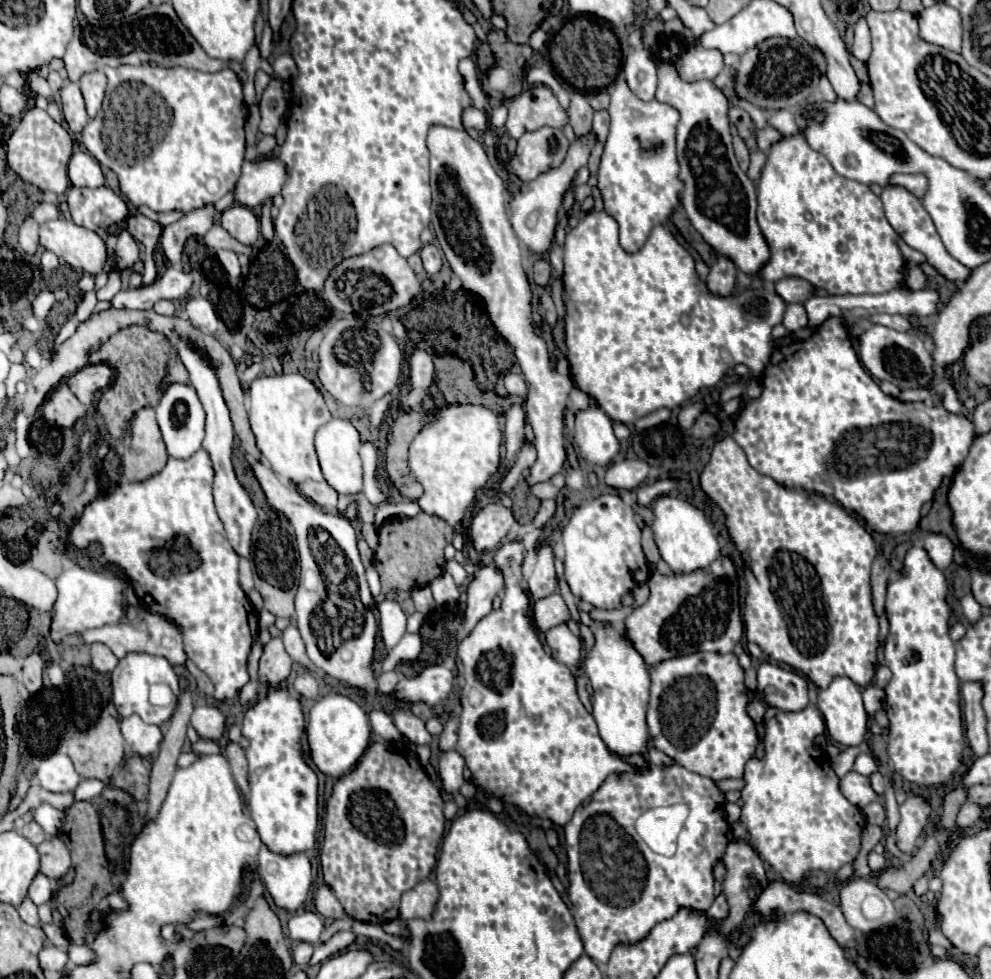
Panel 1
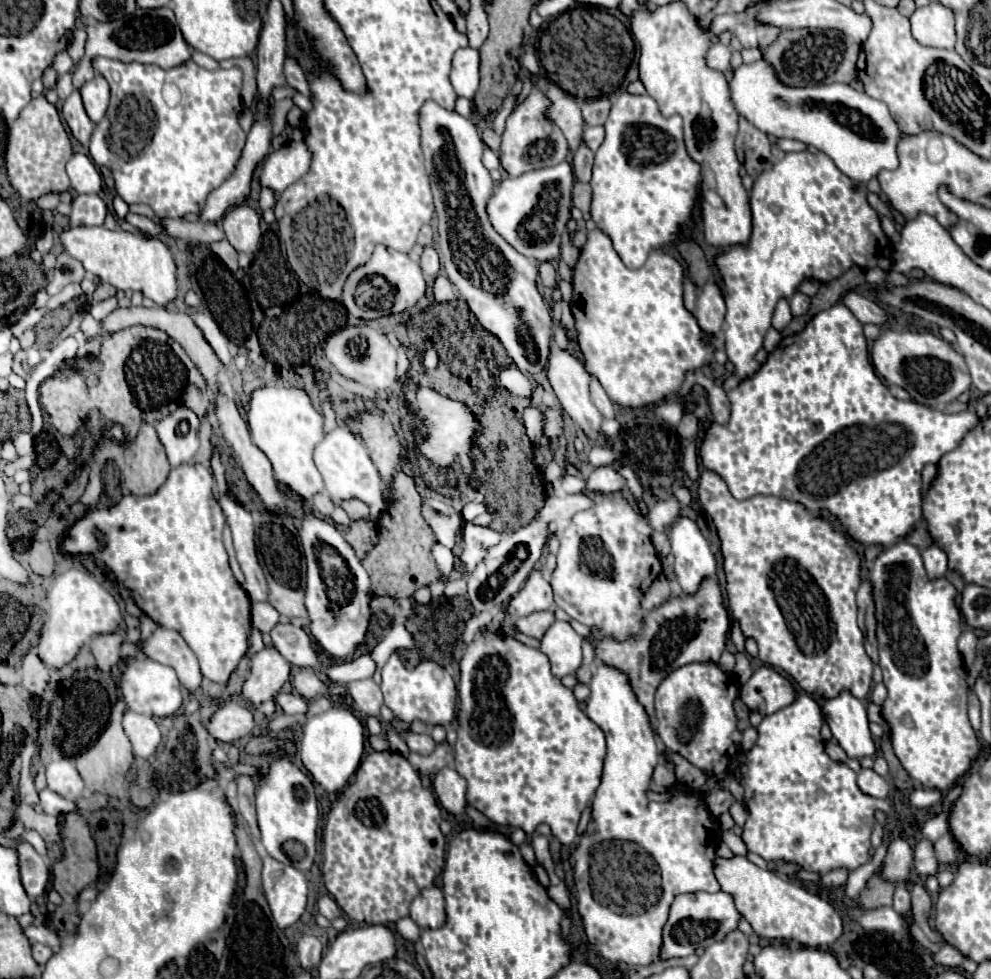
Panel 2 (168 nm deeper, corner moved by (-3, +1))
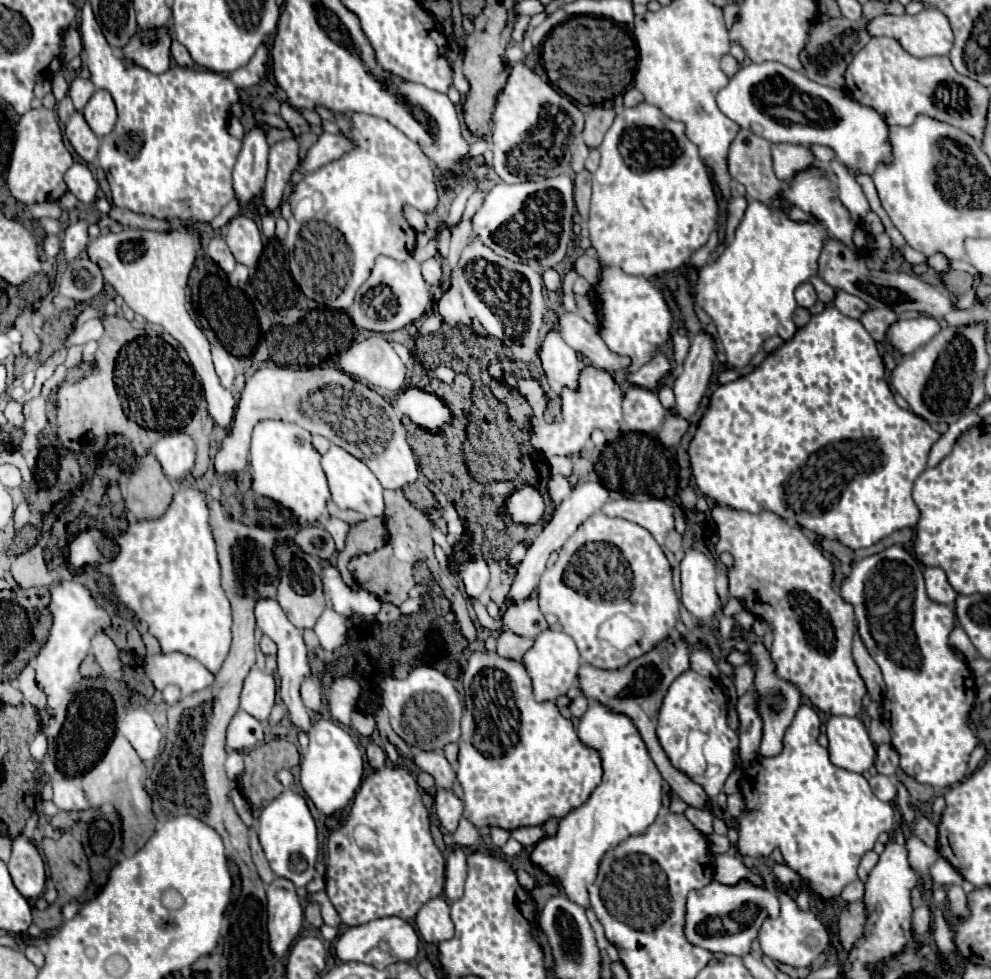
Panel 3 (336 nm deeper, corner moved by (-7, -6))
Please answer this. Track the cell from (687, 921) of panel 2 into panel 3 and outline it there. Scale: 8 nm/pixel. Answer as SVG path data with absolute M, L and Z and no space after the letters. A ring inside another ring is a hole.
M713 880L705 888L689 892L683 932L689 944L705 948L713 954L745 956L751 942L757 938L763 920L767 916L775 916L775 912L779 912L779 900L775 900L773 892L767 892L765 888L751 888L751 884L727 888L725 884Z

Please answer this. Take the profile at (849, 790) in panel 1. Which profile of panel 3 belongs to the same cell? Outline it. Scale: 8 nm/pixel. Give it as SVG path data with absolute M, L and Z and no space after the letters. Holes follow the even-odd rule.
M883 774L871 776L869 786L871 786L873 794L883 802L891 802L897 796L897 788L895 788L895 784L893 784L893 780L889 776L883 776Z

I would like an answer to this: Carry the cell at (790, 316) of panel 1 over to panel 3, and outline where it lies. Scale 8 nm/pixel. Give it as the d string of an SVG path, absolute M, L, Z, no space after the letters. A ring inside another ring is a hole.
M805 282L795 290L795 300L801 308L811 308L817 302L817 294L815 294L813 286L809 282Z

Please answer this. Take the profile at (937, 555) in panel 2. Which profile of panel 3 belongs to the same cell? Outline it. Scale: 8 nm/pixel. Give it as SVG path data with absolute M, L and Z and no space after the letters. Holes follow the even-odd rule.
M937 566L925 568L925 584L927 584L927 594L931 596L931 600L935 600L939 604L947 604L947 606L955 604L957 592L951 588L951 584L947 582L947 576L941 568L937 568Z

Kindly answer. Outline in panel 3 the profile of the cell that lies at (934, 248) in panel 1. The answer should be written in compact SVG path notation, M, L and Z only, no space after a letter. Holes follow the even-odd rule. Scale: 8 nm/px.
M937 252L937 254L933 254L933 256L927 256L927 266L929 266L937 276L945 276L945 274L951 272L951 266L949 266L949 262L947 262L947 256L941 254L941 252Z

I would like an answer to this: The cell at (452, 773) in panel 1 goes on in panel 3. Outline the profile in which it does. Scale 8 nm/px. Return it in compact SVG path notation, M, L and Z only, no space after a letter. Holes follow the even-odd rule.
M437 788L435 792L435 812L437 818L441 822L441 826L447 832L455 832L457 824L463 816L463 800L453 792L453 790L445 790L445 788Z

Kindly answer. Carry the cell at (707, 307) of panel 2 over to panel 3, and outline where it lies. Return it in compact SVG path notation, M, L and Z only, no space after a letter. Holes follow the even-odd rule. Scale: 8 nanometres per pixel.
M703 330L693 336L691 350L687 354L683 372L673 382L675 392L675 412L683 418L691 418L699 402L707 390L709 378L713 374L713 358L715 358L715 340Z

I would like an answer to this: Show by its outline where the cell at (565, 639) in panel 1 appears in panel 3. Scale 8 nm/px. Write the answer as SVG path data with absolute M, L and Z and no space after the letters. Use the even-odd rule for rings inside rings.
M545 630L535 638L535 644L525 652L523 664L527 666L527 672L531 674L535 700L539 700L539 702L555 700L557 696L565 694L569 690L569 686L577 680L581 654L579 654L575 642L571 640L571 636L567 636L561 630Z

